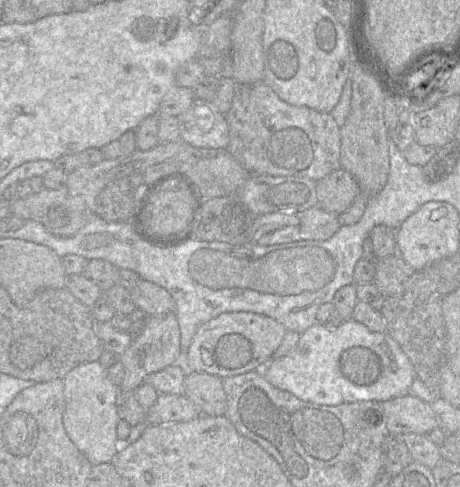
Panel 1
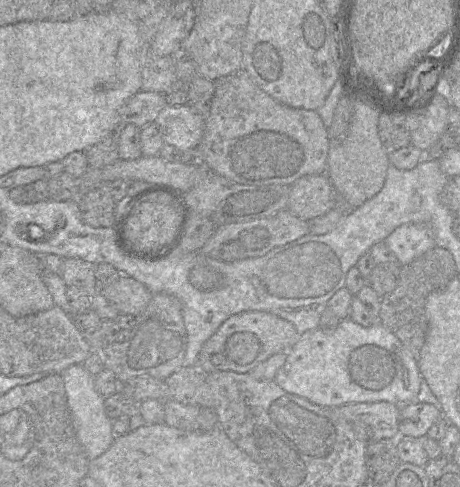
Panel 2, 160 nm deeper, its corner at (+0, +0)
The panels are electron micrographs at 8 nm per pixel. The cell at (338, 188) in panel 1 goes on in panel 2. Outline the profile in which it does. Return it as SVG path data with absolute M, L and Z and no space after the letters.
M326 174L302 176L289 186L287 209L295 216L309 221L331 210L336 195Z

